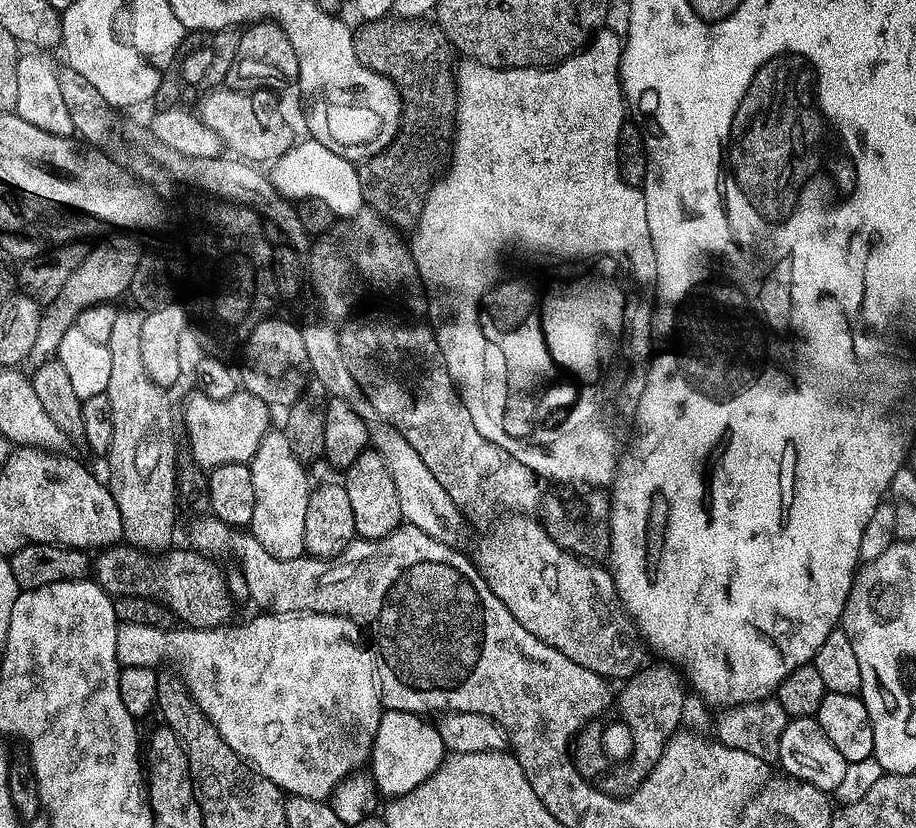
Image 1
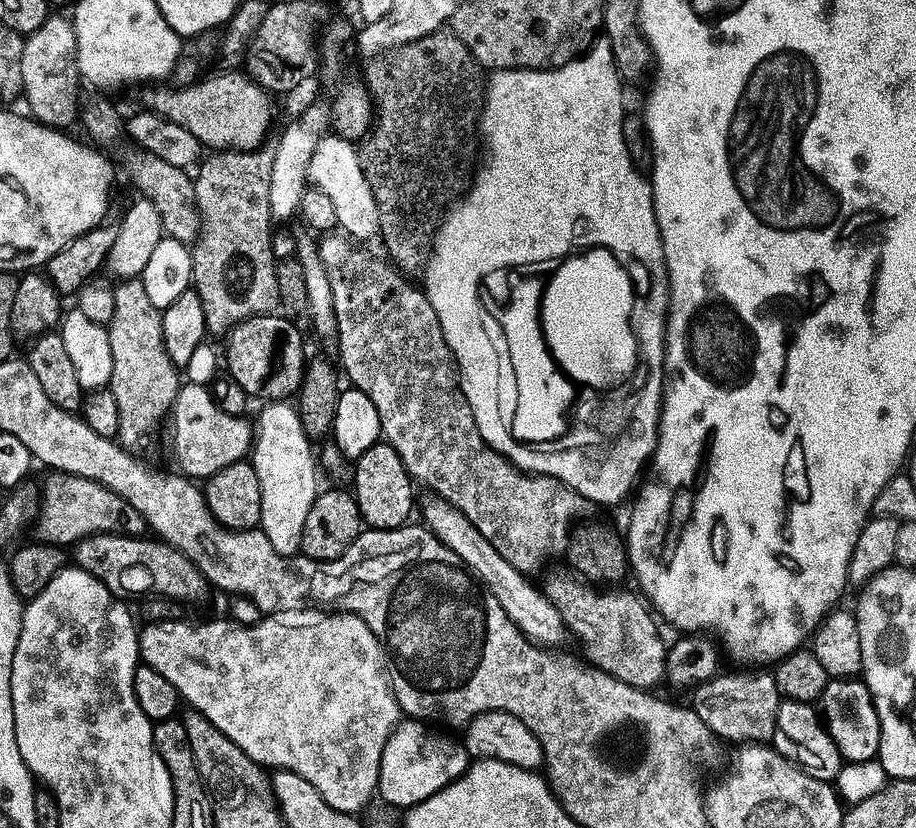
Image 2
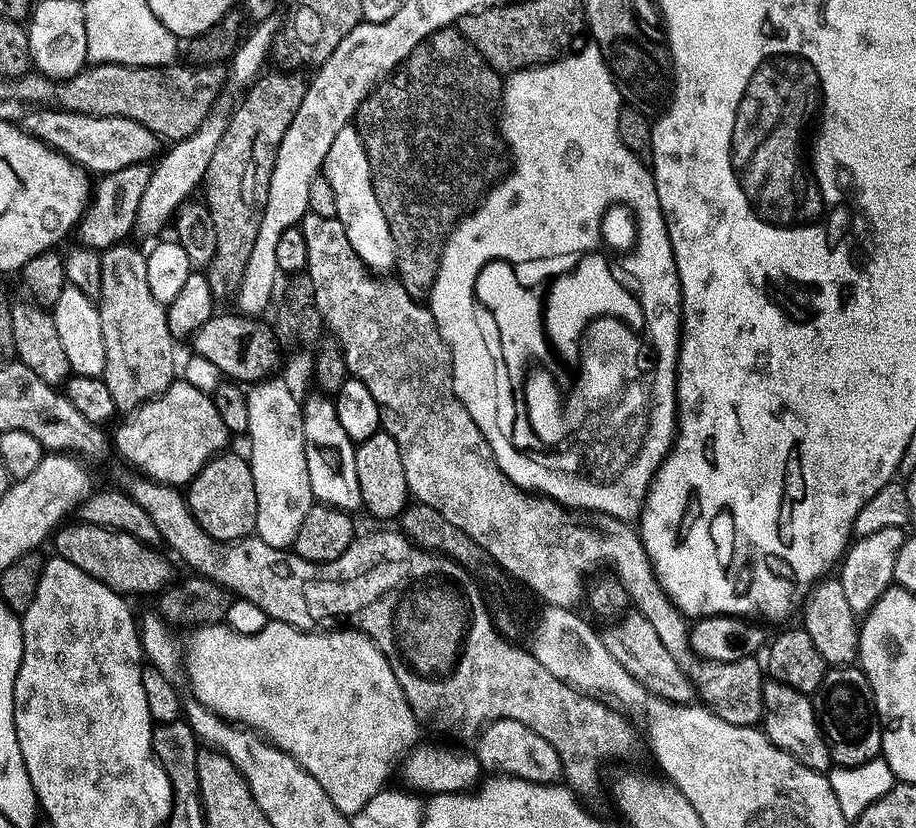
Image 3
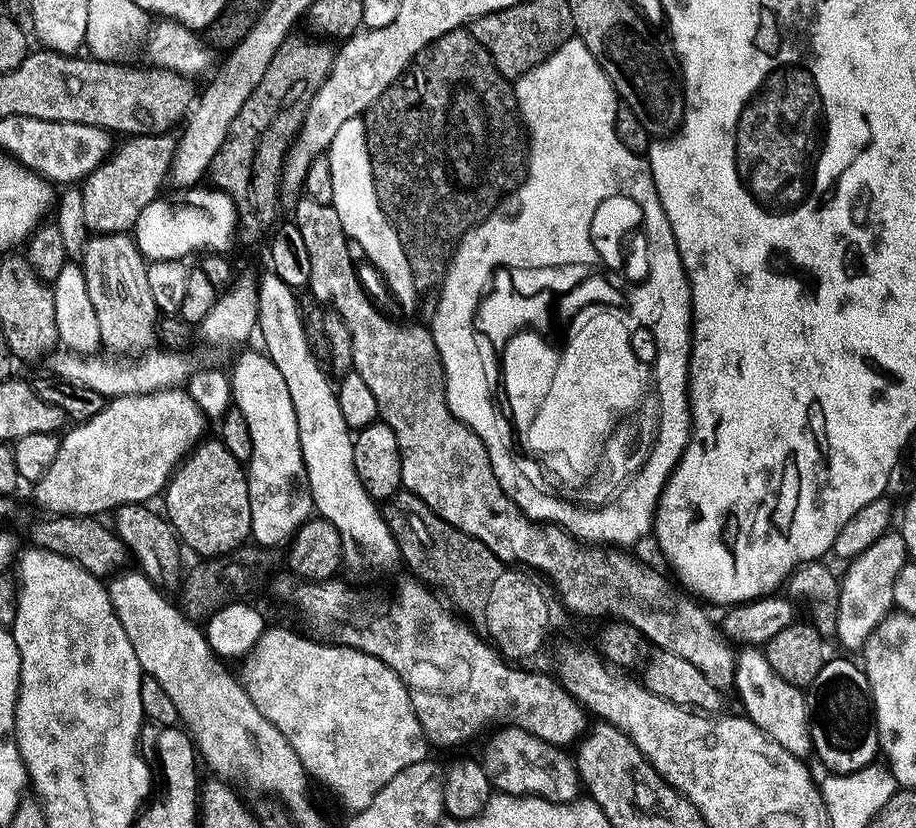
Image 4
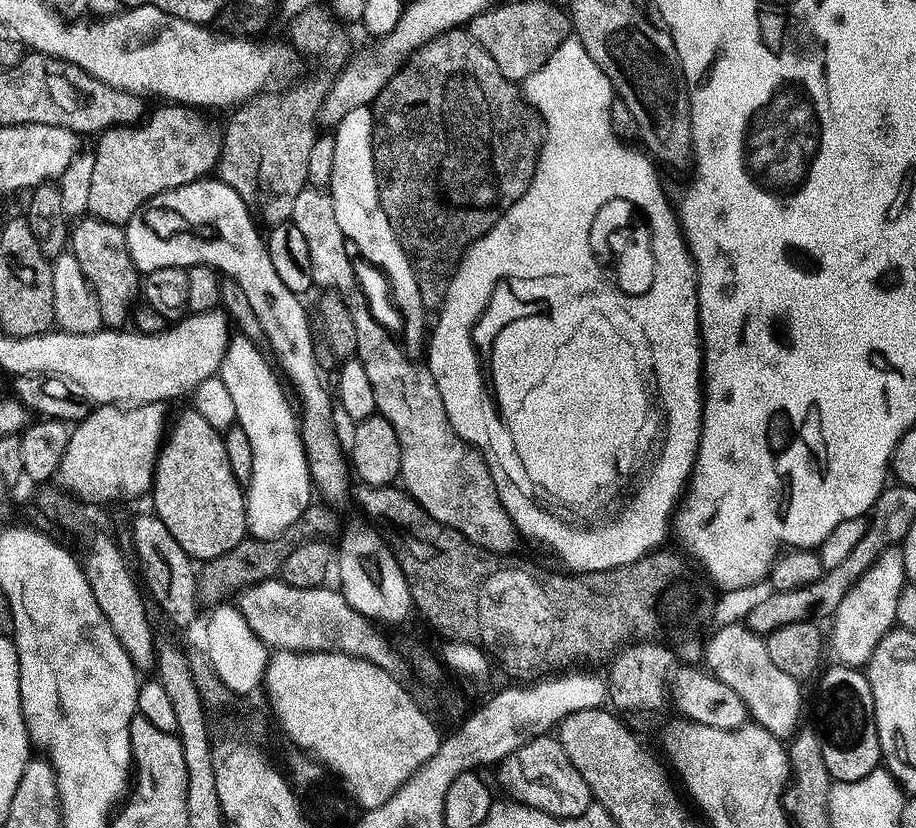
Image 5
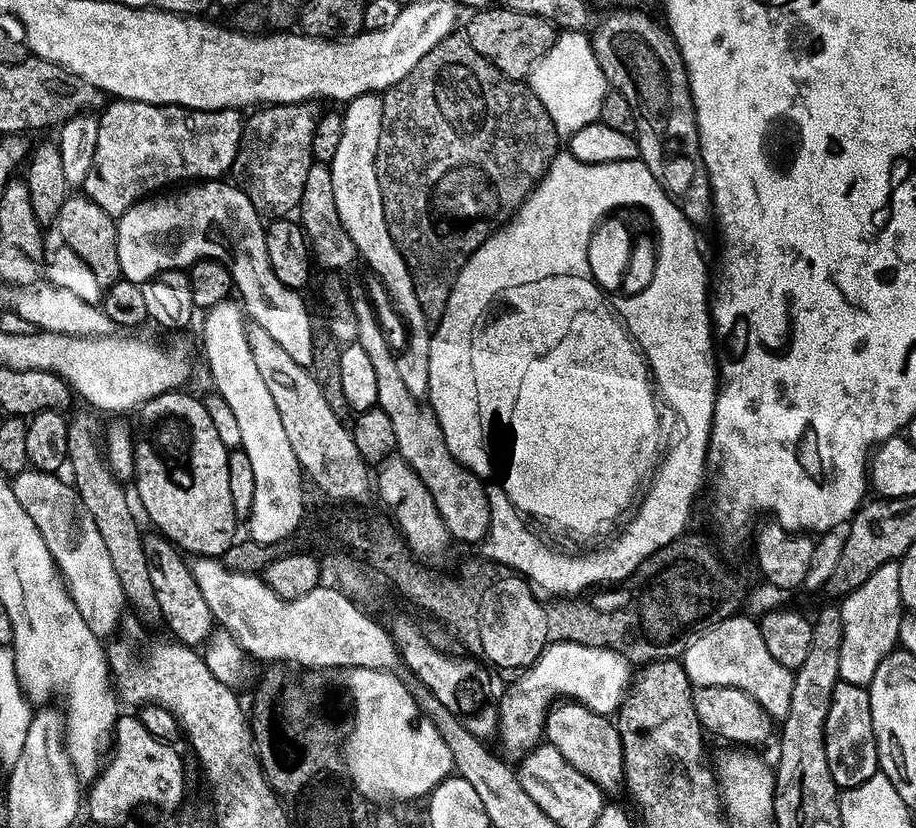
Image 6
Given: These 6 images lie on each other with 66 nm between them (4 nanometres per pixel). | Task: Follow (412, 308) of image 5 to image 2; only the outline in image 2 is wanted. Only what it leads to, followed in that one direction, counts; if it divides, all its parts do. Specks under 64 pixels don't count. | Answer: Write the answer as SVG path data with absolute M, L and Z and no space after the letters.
M328 134L321 140L318 150L308 167L311 187L330 194L338 209L338 225L353 241L372 240L381 235L380 211L364 173L357 145L339 134Z

